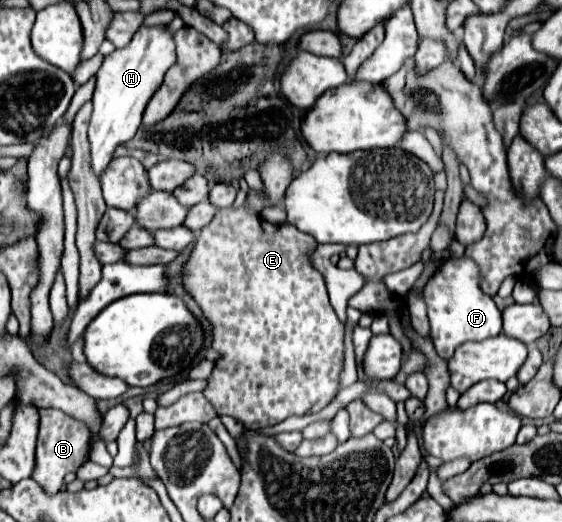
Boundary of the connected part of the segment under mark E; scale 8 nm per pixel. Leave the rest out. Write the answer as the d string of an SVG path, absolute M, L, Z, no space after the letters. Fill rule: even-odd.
M276 149L276 151L268 153L268 157L264 159L264 163L260 165L258 171L260 171L264 189L262 191L248 189L248 199L246 199L246 203L242 207L238 207L238 209L234 209L234 207L220 209L216 213L216 217L212 219L212 223L200 231L198 241L196 241L196 245L192 249L192 255L188 259L186 273L184 273L184 287L198 301L198 305L202 307L202 311L206 313L206 317L210 319L210 323L214 325L214 343L212 343L212 347L222 355L216 361L216 367L214 367L214 371L212 371L212 375L208 379L208 389L204 391L204 395L216 407L218 415L230 415L230 417L242 421L242 425L246 429L270 427L270 425L276 425L276 423L288 419L290 415L318 413L320 409L324 409L336 397L338 387L340 387L340 373L344 369L344 325L340 323L340 319L336 317L336 313L334 313L334 309L332 309L332 305L328 301L328 293L326 293L326 285L324 285L322 273L312 265L312 253L314 253L314 249L316 249L318 243L308 233L298 231L290 223L274 225L274 223L268 223L268 221L264 221L260 217L260 213L266 207L284 201L284 193L286 193L290 181L294 179L294 165L292 165L292 161L290 161L290 157L288 157L288 153L284 149Z

